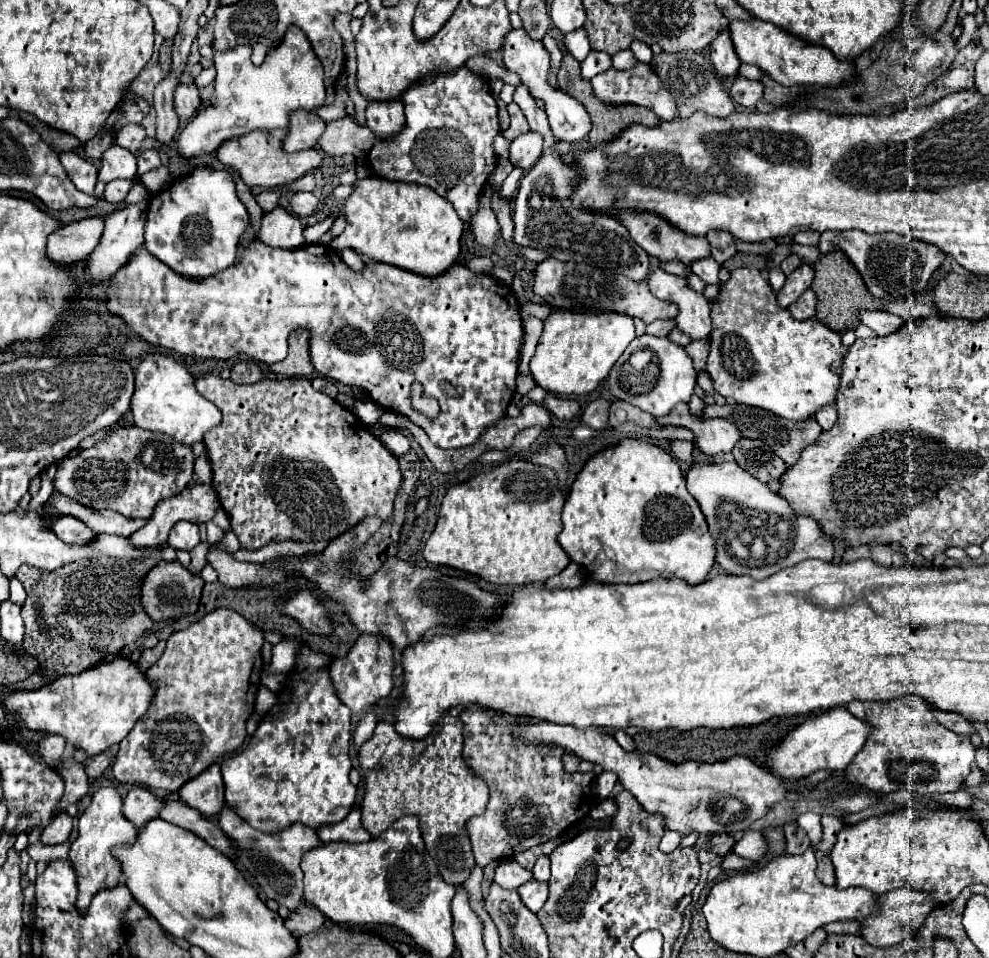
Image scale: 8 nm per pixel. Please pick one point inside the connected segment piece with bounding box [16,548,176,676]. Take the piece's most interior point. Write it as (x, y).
(91, 609)

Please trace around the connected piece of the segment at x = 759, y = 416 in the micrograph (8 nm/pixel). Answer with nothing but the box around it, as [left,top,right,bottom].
[704,404,822,464]

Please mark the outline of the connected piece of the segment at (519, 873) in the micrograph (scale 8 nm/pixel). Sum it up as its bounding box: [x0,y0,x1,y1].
[494,860,532,890]

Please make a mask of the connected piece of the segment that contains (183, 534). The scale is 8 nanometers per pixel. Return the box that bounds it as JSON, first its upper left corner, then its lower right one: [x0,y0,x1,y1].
[168,520,200,550]

